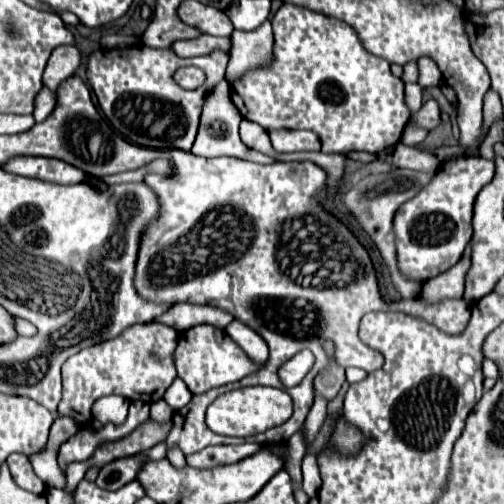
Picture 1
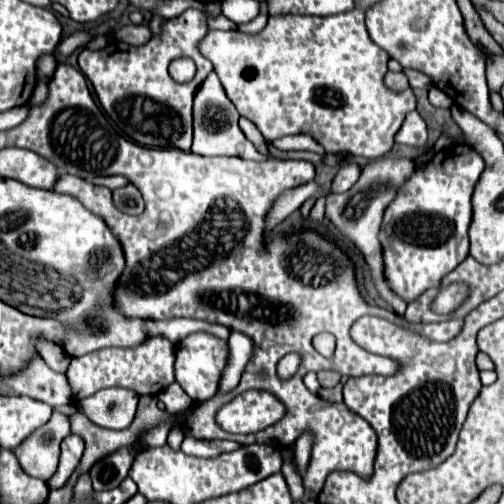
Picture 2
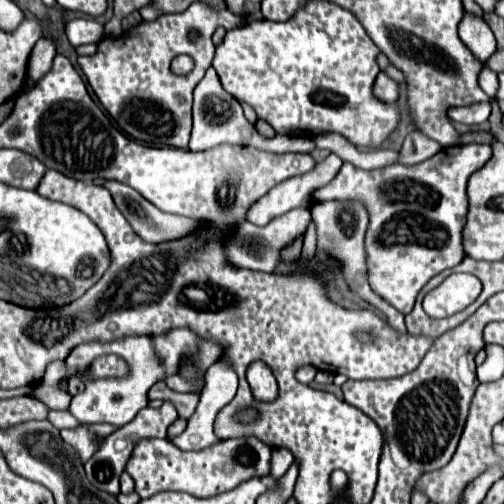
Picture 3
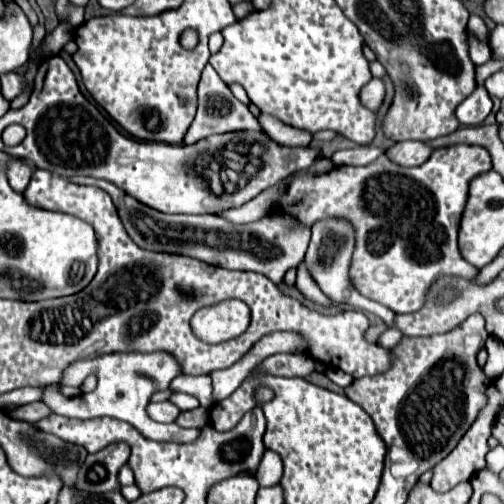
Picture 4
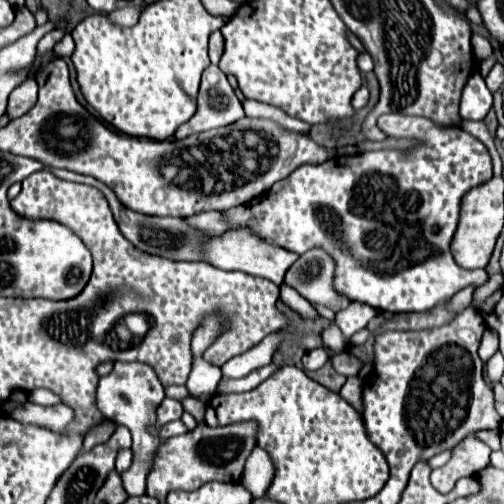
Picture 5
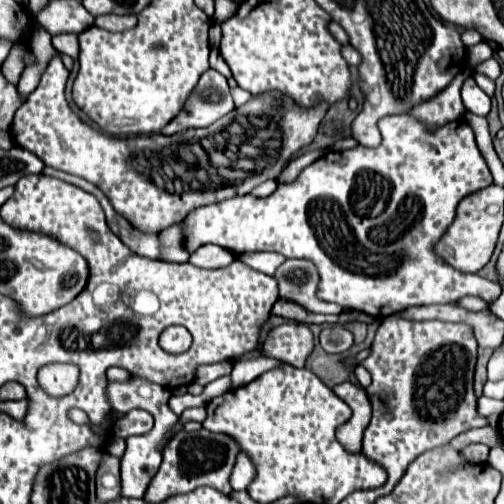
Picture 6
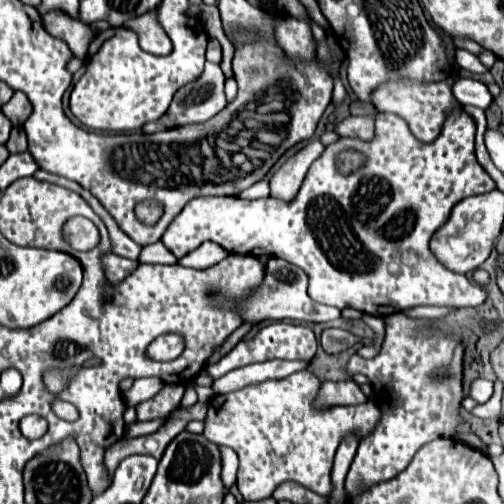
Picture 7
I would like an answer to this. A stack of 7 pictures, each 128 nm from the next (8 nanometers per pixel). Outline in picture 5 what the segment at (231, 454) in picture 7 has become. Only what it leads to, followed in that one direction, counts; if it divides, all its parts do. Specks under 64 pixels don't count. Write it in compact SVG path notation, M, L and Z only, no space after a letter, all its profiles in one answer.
M258 446L252 450L248 462L246 462L246 470L242 474L242 484L252 492L254 498L262 498L266 494L266 490L272 484L276 470L272 464L272 458L268 454L264 454L264 450Z

